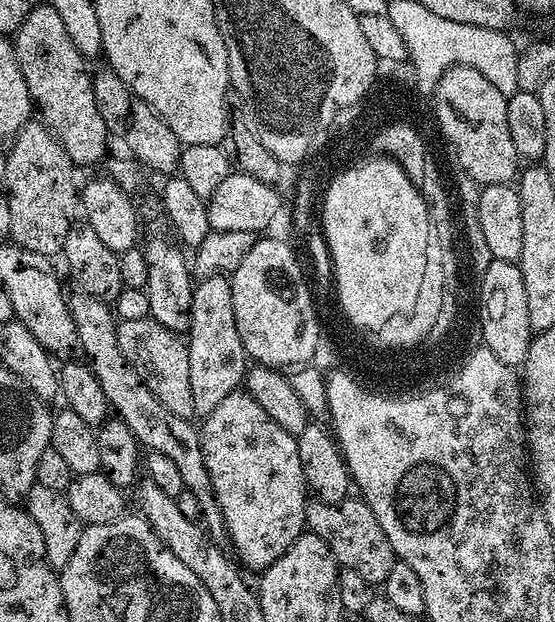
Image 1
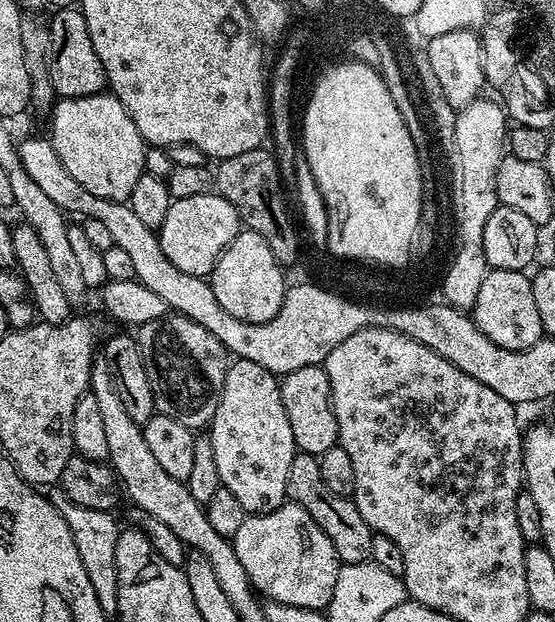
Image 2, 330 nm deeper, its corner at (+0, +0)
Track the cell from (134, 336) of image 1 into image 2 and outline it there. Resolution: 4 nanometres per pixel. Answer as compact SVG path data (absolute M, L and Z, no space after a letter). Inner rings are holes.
M175 314L165 315L163 320L151 320L139 325L138 343L142 354L142 366L146 366L146 378L150 378L150 390L154 394L156 412L162 416L169 416L182 426L193 430L200 430L203 426L211 425L212 415L220 401L220 388L226 382L226 374L230 363L230 354L222 346L206 326L198 326L185 316Z

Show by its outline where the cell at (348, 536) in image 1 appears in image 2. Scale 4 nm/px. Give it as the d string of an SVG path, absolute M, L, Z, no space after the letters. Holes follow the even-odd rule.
M297 451L294 462L290 462L290 474L286 477L286 497L291 503L302 506L302 510L306 510L310 518L322 526L322 534L330 538L341 564L357 564L369 559L370 542L374 535L372 528L366 518L358 514L355 499L334 494L334 490L328 489L326 482L322 482L322 470L317 457Z

